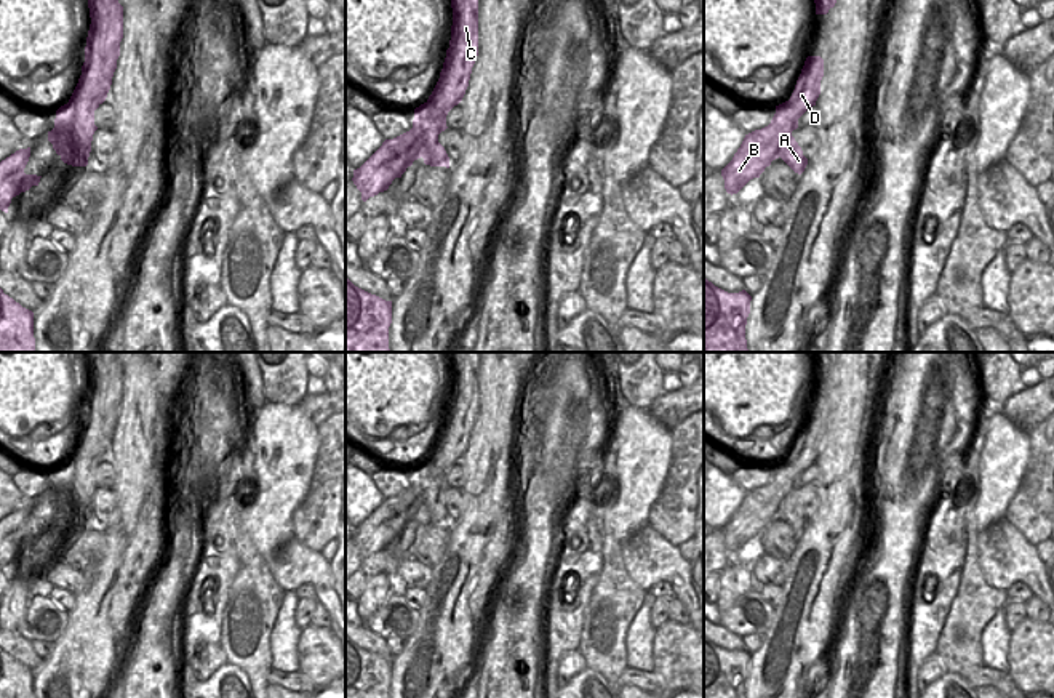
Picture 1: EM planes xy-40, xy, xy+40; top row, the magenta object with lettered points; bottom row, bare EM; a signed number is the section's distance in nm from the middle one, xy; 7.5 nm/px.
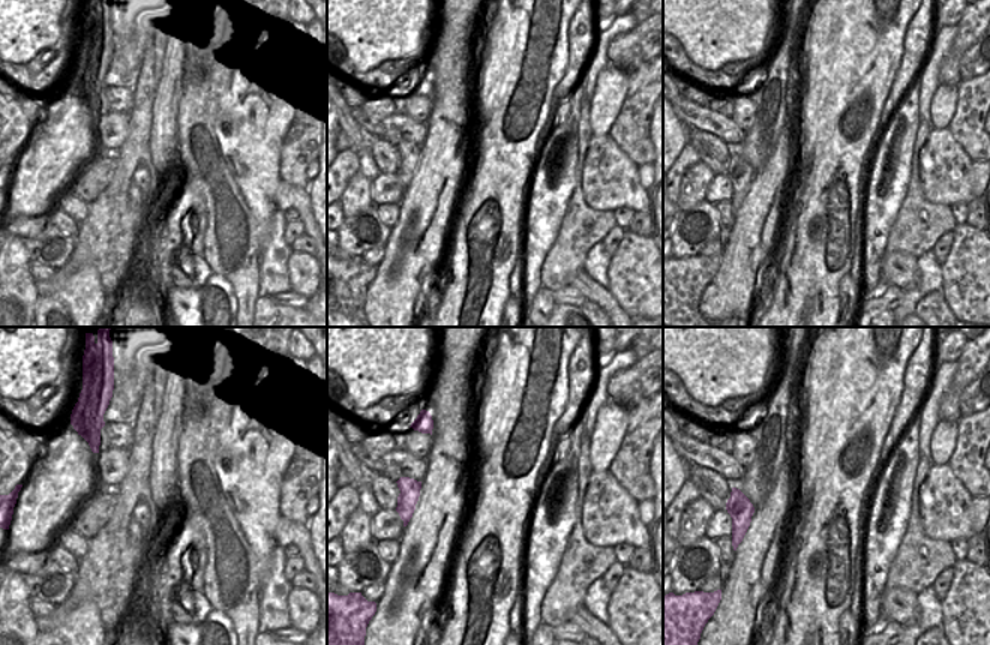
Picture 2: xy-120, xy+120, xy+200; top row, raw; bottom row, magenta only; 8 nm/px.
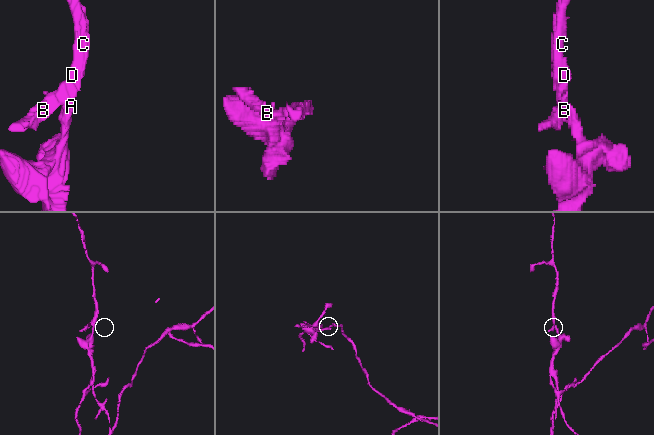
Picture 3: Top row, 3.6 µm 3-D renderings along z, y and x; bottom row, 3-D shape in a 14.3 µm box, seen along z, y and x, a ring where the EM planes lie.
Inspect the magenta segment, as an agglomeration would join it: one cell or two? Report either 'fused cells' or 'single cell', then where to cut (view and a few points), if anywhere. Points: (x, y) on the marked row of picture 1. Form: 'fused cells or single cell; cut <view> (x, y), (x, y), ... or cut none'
fused cells; cut xy-40 (88, 149), (79, 143), (69, 146), (61, 157)

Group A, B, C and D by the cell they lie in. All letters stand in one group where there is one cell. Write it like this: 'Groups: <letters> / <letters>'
Groups: A / B C D.

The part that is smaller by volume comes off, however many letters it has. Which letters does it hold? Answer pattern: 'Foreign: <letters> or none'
Foreign: B, C, D.

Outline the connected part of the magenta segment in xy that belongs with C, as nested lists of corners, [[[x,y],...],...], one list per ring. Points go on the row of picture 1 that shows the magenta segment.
[[[451,0],[453,26],[449,48],[440,78],[429,99],[414,109],[413,128],[393,139],[385,139],[382,146],[357,170],[353,170],[353,184],[361,192],[361,200],[377,195],[389,189],[395,178],[401,178],[427,146],[435,147],[438,134],[445,131],[448,112],[457,106],[469,86],[472,67],[478,56],[478,0]]]

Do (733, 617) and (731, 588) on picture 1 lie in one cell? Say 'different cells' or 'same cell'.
different cells

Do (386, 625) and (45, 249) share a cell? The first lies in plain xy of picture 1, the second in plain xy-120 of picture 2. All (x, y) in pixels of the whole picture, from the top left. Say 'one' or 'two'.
one

